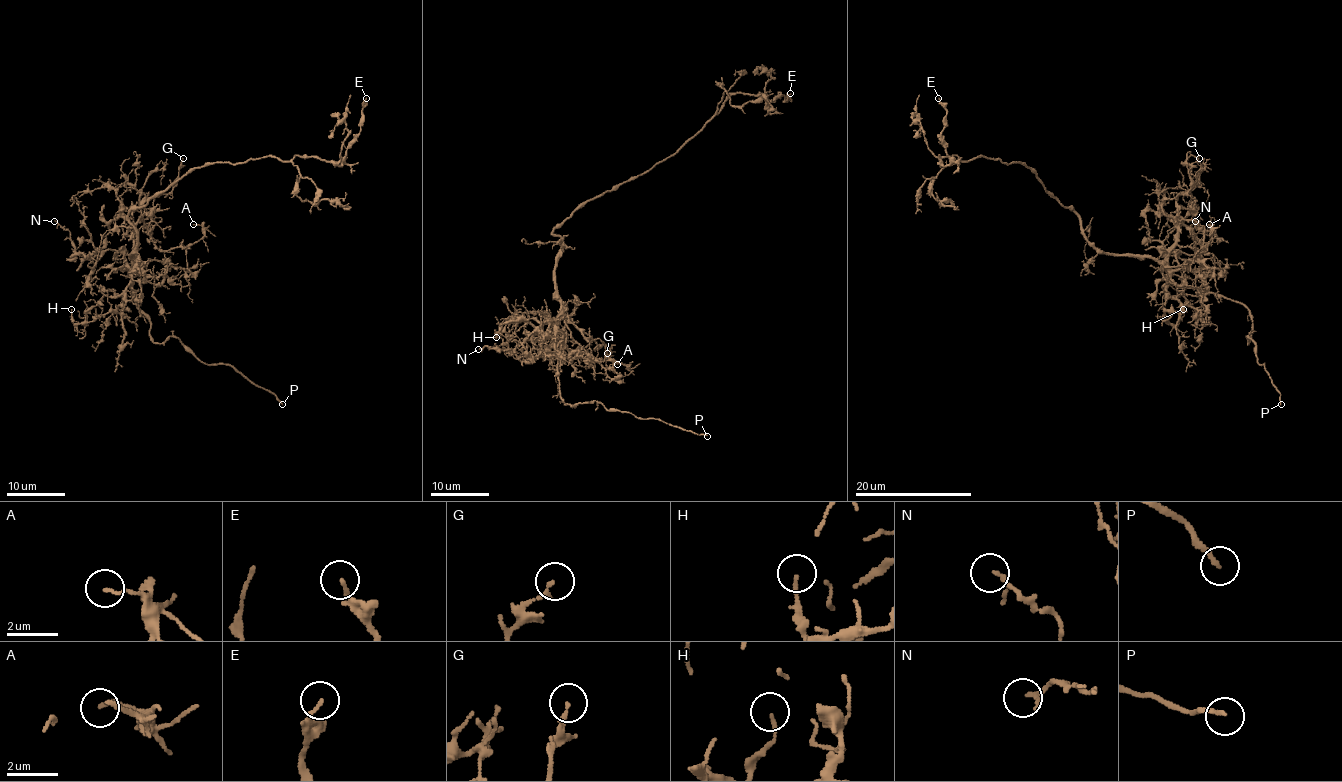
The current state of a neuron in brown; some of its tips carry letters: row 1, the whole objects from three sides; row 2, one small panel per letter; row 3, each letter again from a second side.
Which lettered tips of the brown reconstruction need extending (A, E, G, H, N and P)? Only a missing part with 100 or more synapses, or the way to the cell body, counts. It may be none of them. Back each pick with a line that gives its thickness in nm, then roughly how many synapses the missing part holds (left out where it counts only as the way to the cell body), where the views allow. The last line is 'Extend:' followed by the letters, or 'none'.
P: 170 nm thick
Extend: P

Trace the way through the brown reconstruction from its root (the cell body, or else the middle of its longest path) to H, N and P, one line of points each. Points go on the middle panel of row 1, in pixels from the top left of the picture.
H: (560, 238), (554, 264), (560, 317), (550, 323), (546, 334), (535, 320), (518, 318), (506, 321), (496, 337)
N: (560, 238), (554, 264), (560, 304), (556, 329), (541, 333), (527, 323), (512, 334), (509, 349), (478, 349)
P: (560, 238), (554, 264), (560, 397), (572, 406), (600, 402), (607, 409), (658, 418), (707, 436)

